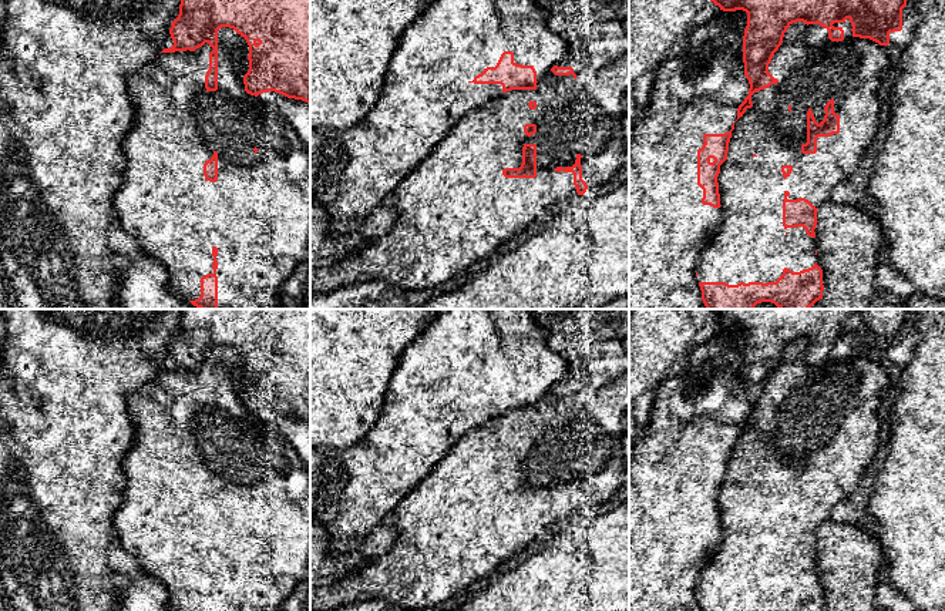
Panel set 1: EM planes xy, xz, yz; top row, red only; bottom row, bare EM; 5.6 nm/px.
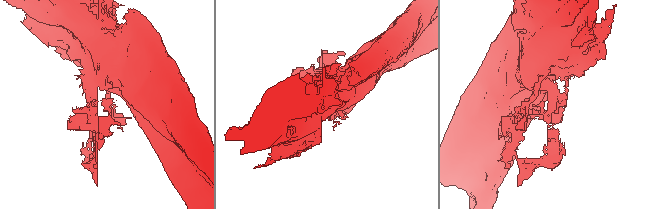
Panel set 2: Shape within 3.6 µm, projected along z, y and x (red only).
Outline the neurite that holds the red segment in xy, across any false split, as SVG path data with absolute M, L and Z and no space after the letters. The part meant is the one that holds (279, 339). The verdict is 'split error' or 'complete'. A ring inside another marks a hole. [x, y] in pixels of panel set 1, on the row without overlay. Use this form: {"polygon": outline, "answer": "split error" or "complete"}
{"polygon": "M181 309L181 323L179 333L171 342L169 353L174 365L164 367L161 372L175 372L175 370L195 370L208 362L213 369L209 372L209 389L205 395L206 410L218 409L218 349L222 346L233 348L241 356L243 356L249 365L249 389L243 395L245 410L250 414L258 416L262 412L275 410L287 417L302 419L310 423L310 309Z", "answer": "complete"}

